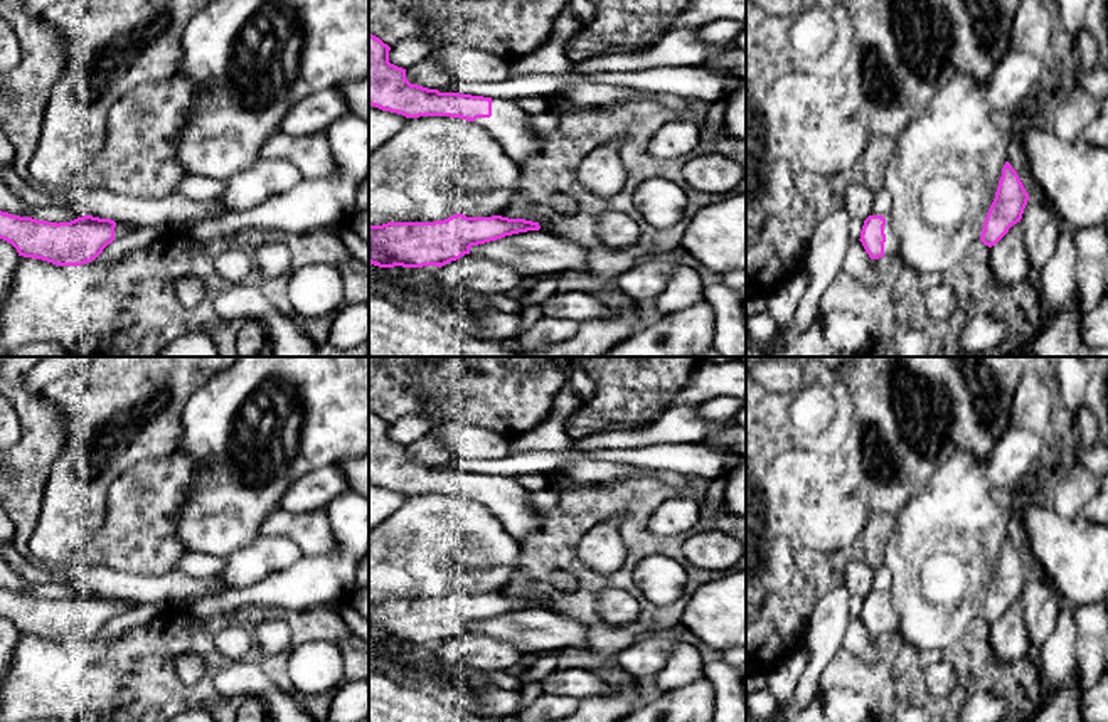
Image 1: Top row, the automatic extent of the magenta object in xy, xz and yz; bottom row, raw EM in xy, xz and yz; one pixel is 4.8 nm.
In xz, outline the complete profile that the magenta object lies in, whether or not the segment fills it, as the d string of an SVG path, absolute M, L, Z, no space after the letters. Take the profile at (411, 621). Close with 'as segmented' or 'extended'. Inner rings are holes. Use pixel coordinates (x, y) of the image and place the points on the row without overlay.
M463 591L434 599L369 603L369 640L379 645L441 645L470 631L471 623L539 606L539 599L525 596Z | as segmented

